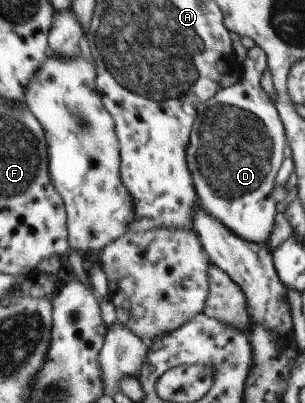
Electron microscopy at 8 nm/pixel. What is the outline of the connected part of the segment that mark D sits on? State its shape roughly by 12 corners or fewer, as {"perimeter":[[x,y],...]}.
{"perimeter":[[260,46],[197,105],[199,205],[266,245],[286,132]]}

